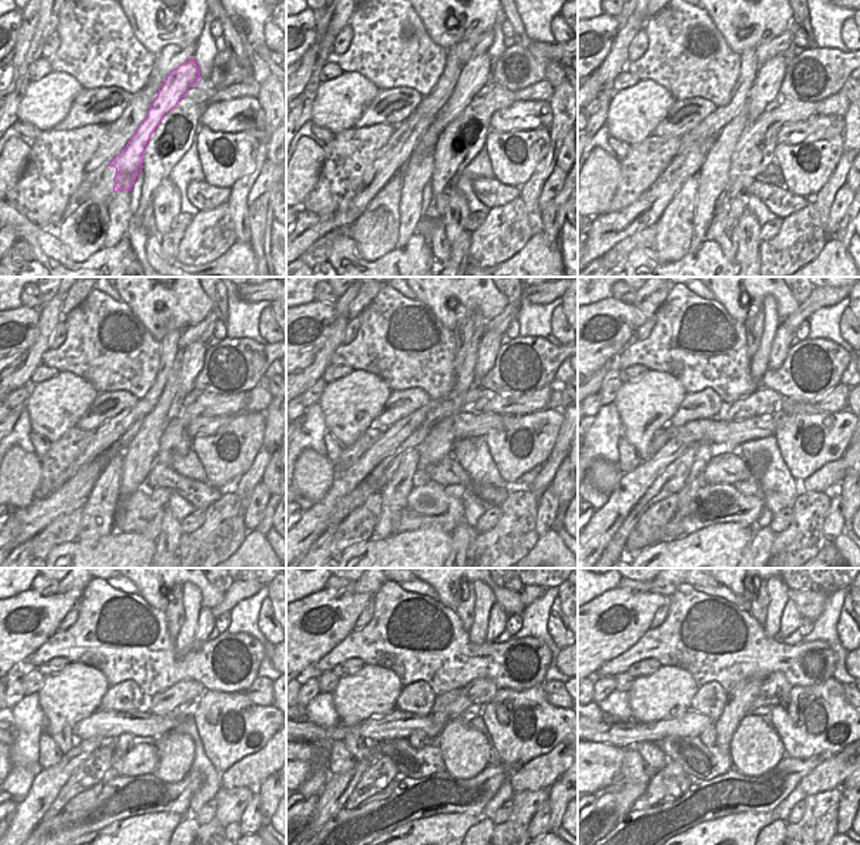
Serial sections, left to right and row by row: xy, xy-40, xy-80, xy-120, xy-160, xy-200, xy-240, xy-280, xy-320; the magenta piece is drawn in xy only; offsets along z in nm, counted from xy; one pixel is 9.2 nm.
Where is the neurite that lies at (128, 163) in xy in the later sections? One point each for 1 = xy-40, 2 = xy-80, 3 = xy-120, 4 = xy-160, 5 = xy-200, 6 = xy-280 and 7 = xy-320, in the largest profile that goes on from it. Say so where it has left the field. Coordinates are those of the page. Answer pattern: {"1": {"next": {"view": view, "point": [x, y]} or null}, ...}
{"1": {"next": {"view": "xy-40", "point": [476, 74]}}, "2": {"next": {"view": "xy-80", "point": [770, 74]}}, "3": {"next": {"view": "xy-120", "point": [193, 359]}}, "4": {"next": {"view": "xy-160", "point": [489, 343]}}, "5": {"next": {"view": "xy-200", "point": [783, 337]}}, "6": {"next": {"view": "xy-280", "point": [497, 622]}}, "7": {"next": {"view": "xy-320", "point": [791, 618]}}}

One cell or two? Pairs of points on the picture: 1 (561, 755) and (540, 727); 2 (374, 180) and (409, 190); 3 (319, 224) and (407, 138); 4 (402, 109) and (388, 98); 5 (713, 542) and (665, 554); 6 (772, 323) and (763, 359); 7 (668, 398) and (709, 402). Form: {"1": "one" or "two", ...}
{"1": "two", "2": "two", "3": "one", "4": "one", "5": "one", "6": "one", "7": "two"}

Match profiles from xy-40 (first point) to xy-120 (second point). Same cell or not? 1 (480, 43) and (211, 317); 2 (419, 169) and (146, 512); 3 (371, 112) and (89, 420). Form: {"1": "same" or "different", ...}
{"1": "same", "2": "different", "3": "same"}

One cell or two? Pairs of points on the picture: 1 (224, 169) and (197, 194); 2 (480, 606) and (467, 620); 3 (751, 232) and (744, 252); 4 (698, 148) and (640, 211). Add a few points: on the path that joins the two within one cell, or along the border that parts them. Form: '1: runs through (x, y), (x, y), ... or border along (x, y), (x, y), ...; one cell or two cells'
1: border along (204, 180), (211, 185), (227, 186), (229, 189); two cells
2: border along (474, 583), (475, 620), (469, 631); two cells
3: runs through (750, 237), (746, 247); one cell
4: runs through (686, 164), (656, 195); one cell

